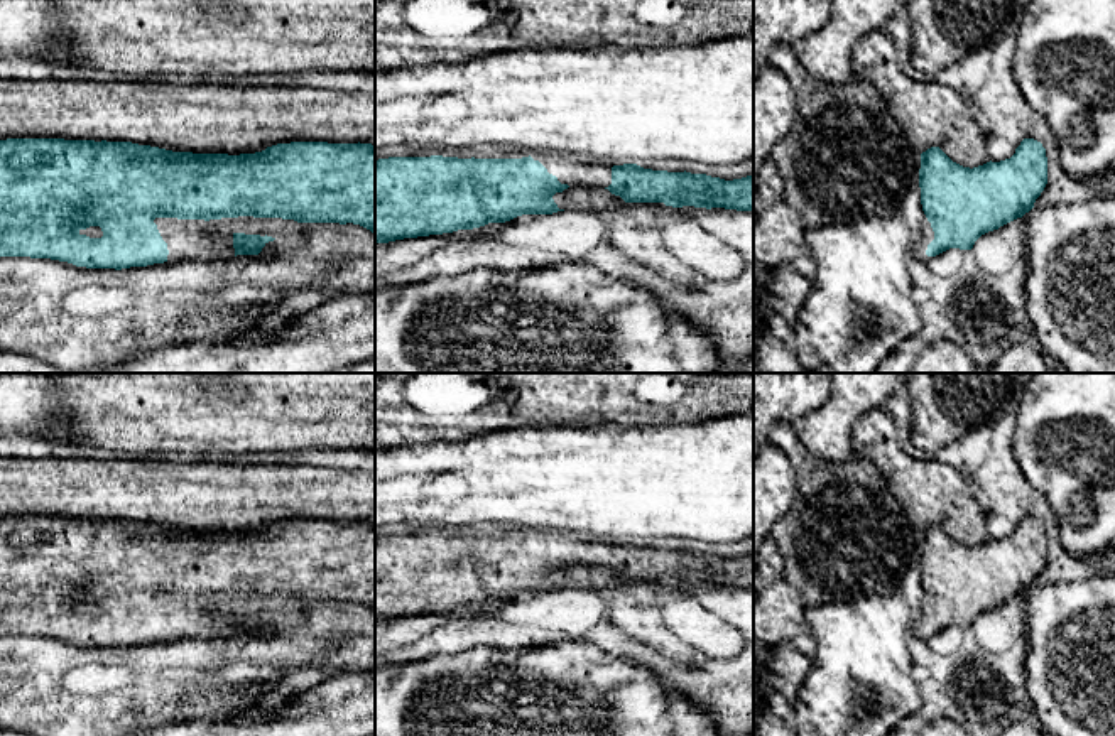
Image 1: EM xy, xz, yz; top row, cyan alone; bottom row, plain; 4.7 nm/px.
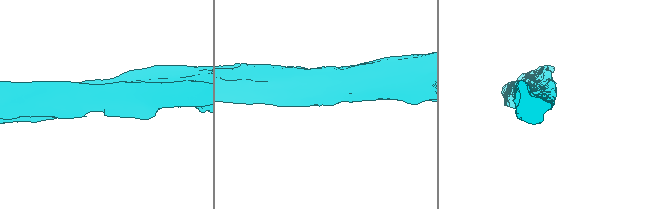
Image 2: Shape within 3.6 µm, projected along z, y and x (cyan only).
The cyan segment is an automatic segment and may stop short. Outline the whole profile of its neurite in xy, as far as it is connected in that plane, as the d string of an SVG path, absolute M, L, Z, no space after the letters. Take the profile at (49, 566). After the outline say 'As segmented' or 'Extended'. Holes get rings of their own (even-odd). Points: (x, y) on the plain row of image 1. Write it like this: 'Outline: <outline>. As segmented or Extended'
Outline: M0 518L0 635L130 647L258 633L272 614L209 604L221 596L353 601L375 613L375 523L291 520L255 532L172 530L132 520Z. Extended

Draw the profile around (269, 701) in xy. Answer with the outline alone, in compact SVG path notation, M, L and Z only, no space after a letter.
M282 685L260 690L252 704L240 707L237 712L233 712L233 716L238 716L238 717L245 717L248 714L269 716L282 709L294 697L296 695L287 692Z

